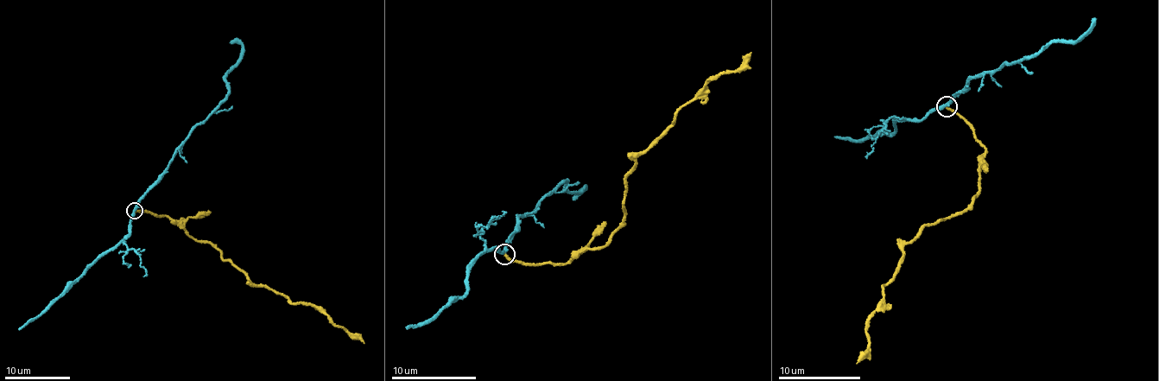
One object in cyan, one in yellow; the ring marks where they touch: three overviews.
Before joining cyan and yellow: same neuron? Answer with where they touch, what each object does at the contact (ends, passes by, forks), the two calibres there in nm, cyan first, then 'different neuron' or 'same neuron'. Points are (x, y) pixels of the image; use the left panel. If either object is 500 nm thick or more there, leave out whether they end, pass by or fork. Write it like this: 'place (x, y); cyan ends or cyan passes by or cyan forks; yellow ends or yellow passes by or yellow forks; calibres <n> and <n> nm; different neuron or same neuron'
place (134, 211); cyan passes by; yellow ends; calibres 280 and 240 nm; different neuron

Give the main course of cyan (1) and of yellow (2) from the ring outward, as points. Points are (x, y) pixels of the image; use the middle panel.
1: (503, 252), (519, 216), (532, 215), (541, 199), (566, 180), (565, 187), (571, 192), (585, 190), (572, 200)
2: (503, 255), (565, 263), (605, 244), (625, 215), (625, 173), (634, 157), (704, 84), (744, 64), (750, 52)

